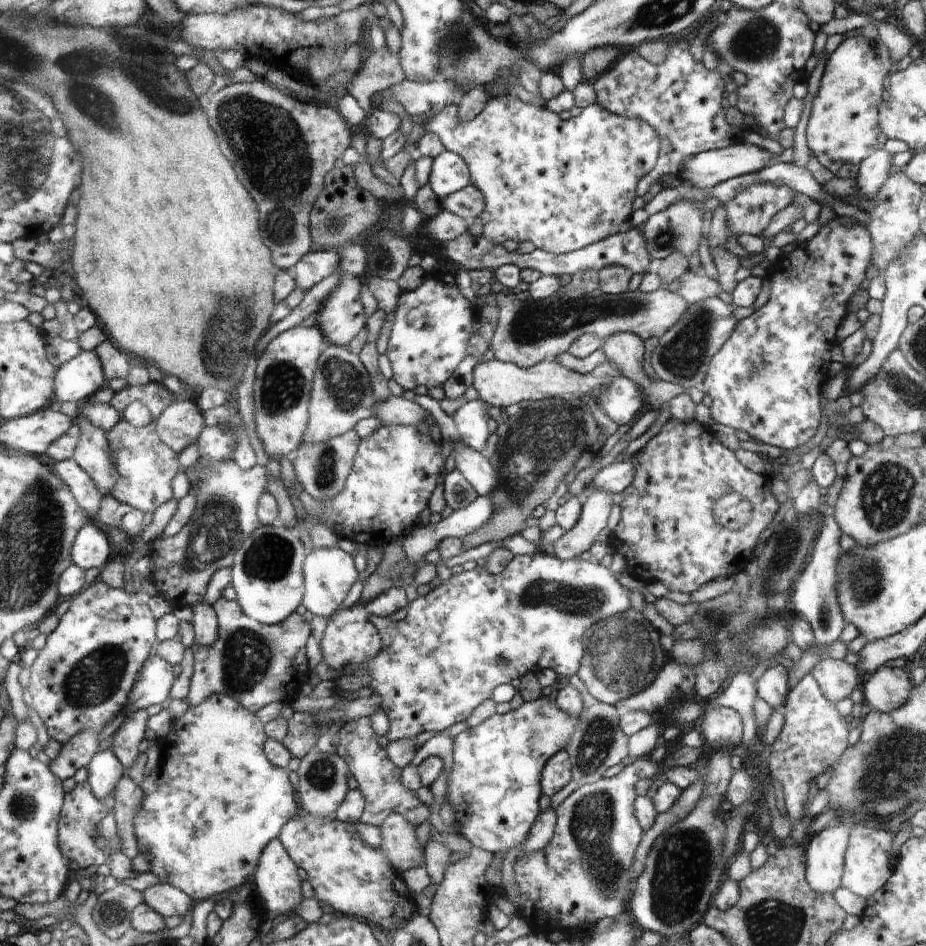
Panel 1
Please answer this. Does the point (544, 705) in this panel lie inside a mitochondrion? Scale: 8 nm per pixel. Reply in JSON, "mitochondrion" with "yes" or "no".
{"mitochondrion":"no"}

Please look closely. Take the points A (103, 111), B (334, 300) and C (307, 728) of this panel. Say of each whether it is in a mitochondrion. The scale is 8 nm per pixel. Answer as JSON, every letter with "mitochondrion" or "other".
{"A":"mitochondrion","B":"other","C":"mitochondrion"}

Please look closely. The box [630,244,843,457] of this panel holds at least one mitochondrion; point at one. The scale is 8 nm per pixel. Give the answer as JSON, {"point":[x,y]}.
{"point":[683,355]}

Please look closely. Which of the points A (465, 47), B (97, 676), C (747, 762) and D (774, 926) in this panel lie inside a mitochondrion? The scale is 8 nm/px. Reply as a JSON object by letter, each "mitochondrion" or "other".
{"A":"mitochondrion","B":"mitochondrion","C":"other","D":"mitochondrion"}

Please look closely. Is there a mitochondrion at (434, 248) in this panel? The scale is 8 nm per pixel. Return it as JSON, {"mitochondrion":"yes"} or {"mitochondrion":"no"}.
{"mitochondrion":"no"}

